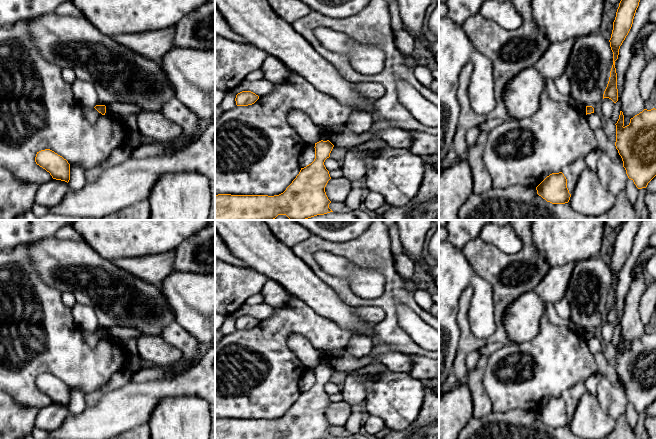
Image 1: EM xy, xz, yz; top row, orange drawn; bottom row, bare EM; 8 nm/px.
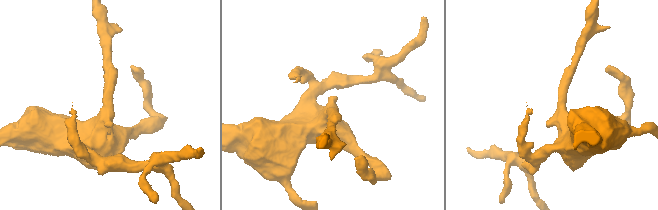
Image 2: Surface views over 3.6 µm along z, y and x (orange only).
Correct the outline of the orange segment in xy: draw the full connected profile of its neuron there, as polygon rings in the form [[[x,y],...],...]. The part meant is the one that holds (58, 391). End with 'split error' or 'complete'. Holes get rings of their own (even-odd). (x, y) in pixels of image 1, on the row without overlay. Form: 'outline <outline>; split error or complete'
outline [[[45,373],[37,376],[35,386],[49,396],[53,403],[69,406],[70,388],[54,375]]]; complete

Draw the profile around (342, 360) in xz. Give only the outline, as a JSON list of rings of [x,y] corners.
[[[341,350],[329,358],[329,365],[334,370],[348,373],[368,365],[372,359],[378,359],[389,370],[394,372],[409,373],[411,371],[412,356],[403,352],[376,354],[371,351],[364,357],[356,358],[347,350]]]

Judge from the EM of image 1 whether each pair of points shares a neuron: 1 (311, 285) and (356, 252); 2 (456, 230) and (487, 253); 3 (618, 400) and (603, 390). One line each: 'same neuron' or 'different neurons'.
1: different neurons
2: different neurons
3: same neuron

